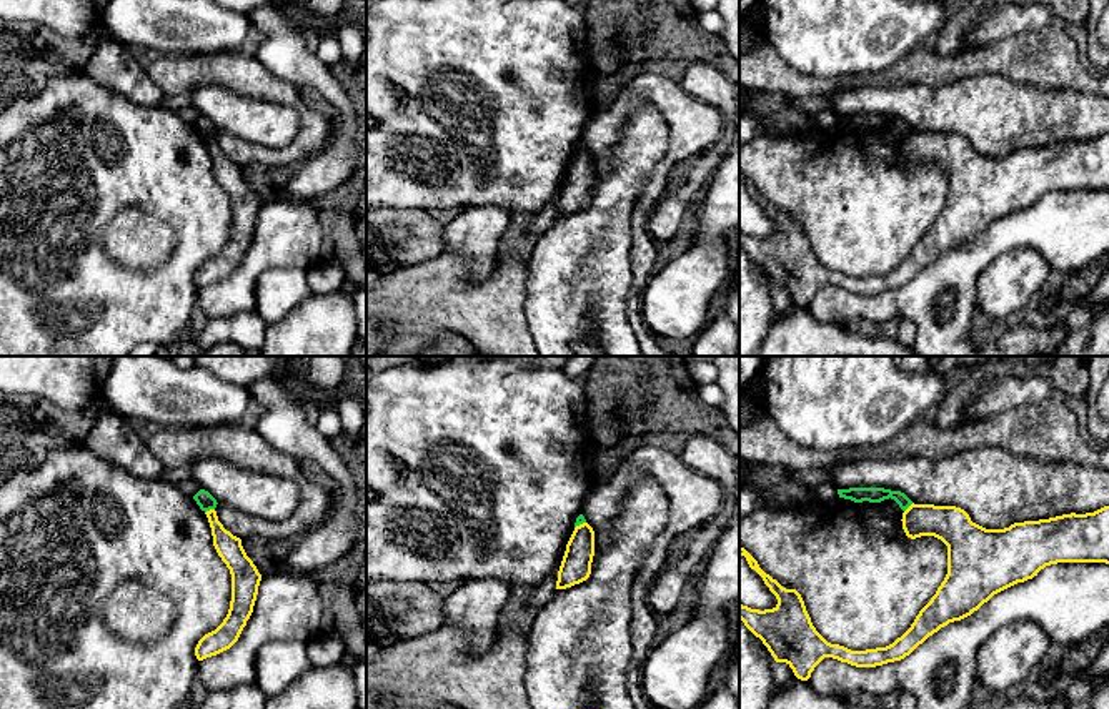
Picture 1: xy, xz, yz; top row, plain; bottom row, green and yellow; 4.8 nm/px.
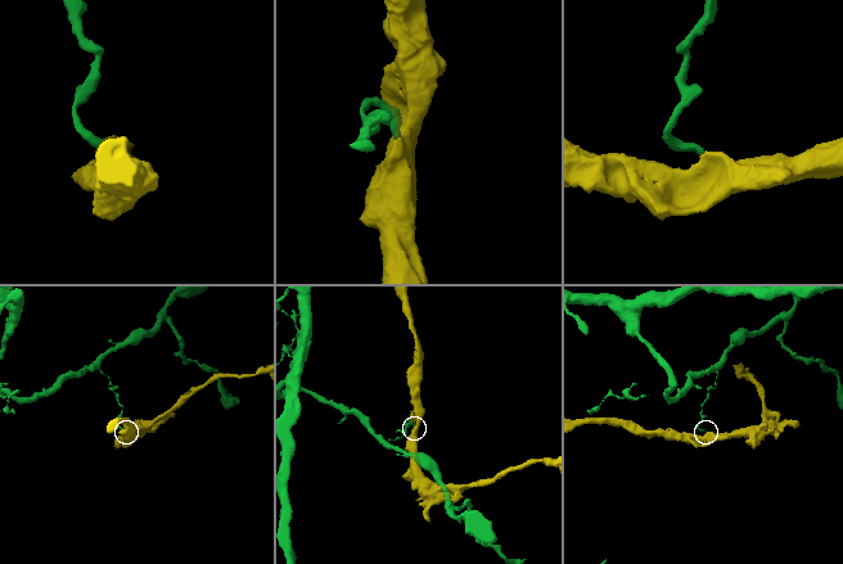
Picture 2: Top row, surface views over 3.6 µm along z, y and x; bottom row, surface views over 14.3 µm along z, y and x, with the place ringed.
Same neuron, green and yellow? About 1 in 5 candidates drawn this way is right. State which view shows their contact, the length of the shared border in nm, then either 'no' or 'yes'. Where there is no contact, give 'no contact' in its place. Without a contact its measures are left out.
xy | 50 nm | no

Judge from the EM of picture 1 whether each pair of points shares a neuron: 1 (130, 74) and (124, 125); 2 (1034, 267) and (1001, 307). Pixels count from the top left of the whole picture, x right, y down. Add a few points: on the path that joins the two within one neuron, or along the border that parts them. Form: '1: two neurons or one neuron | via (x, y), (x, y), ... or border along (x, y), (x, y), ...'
1: two neurons | border along (92, 79), (142, 105), (160, 105)
2: one neuron | via (1023, 275), (1001, 295)

